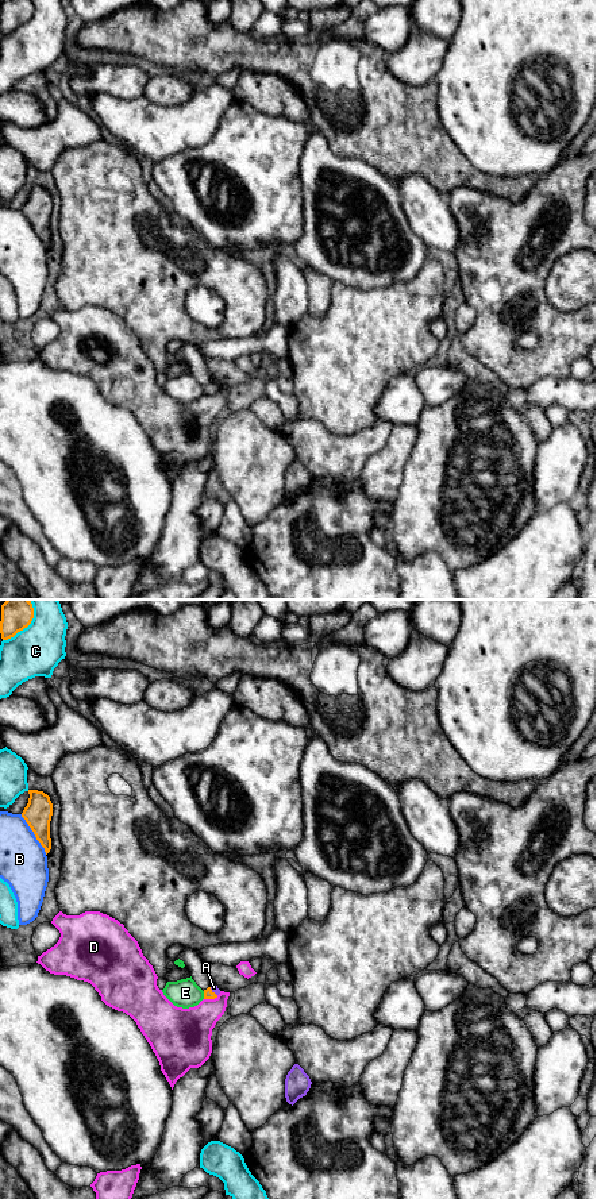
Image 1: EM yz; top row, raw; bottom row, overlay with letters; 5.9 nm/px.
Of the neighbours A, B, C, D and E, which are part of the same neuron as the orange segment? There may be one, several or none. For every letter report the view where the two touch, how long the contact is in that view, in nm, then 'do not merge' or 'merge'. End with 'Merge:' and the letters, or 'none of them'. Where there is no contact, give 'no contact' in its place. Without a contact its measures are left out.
A: yz | 70 nm | merge
B: yz | 280 nm | do not merge
C: yz | 280 nm | do not merge
D: yz | 90 nm | do not merge
E: yz | 50 nm | do not merge
Merge: A

